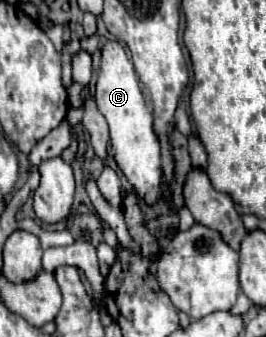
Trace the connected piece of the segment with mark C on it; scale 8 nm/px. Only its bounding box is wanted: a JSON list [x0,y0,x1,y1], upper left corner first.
[95,42,161,204]

